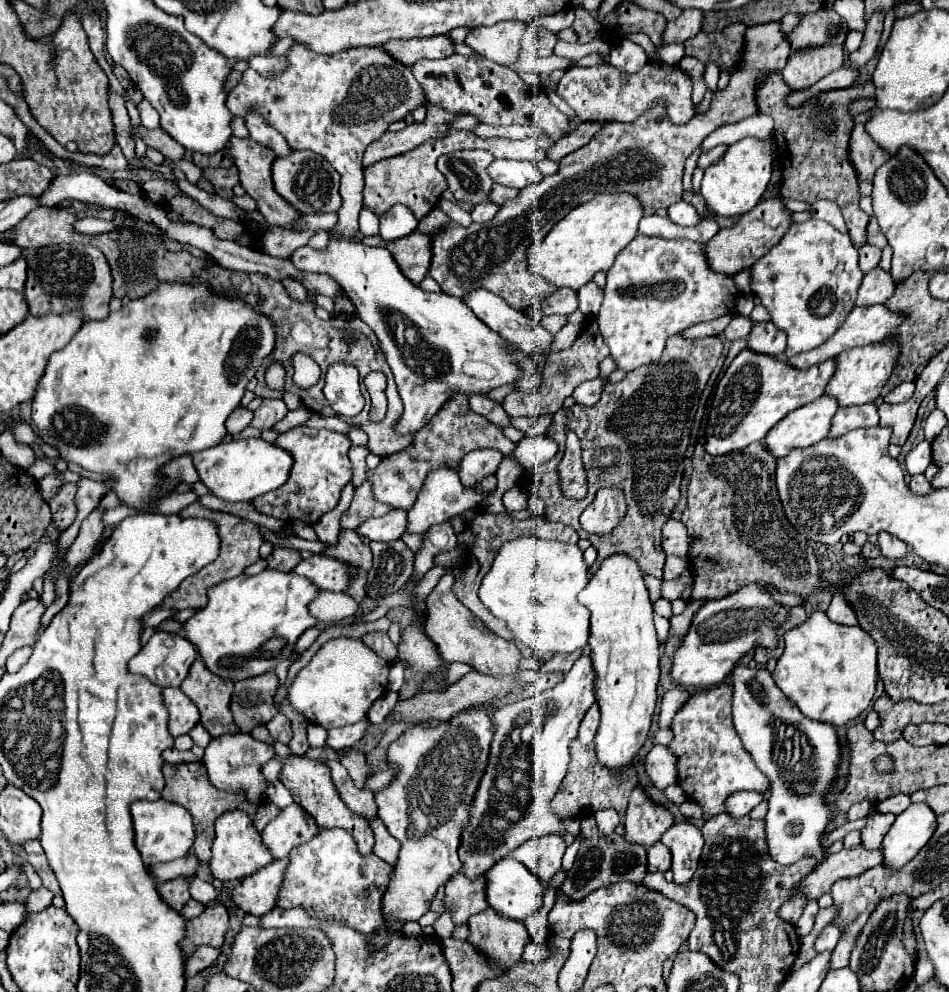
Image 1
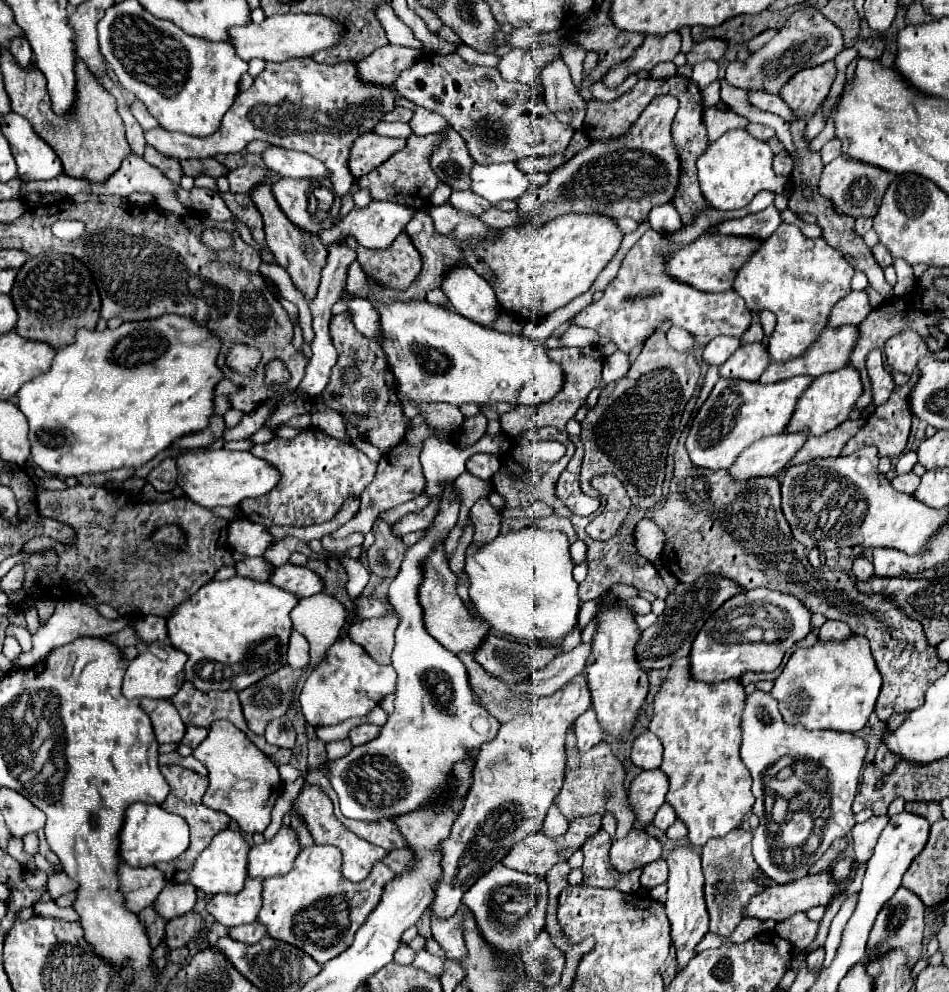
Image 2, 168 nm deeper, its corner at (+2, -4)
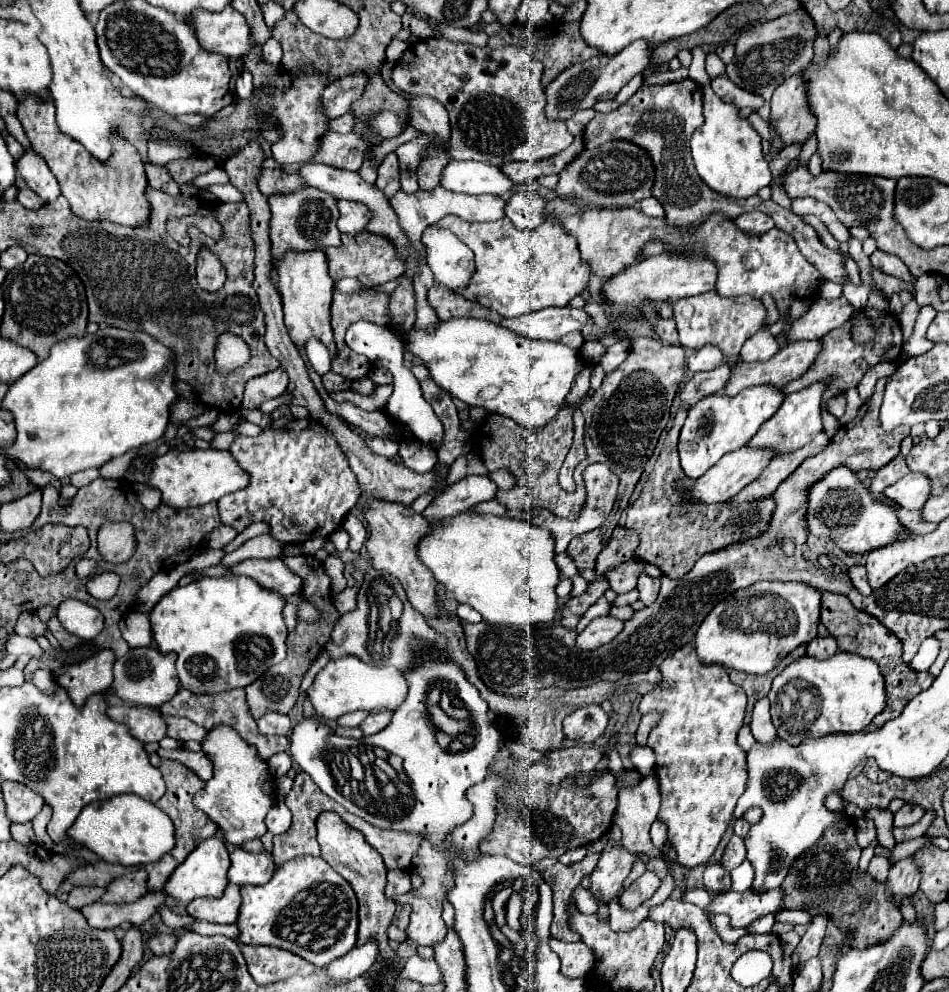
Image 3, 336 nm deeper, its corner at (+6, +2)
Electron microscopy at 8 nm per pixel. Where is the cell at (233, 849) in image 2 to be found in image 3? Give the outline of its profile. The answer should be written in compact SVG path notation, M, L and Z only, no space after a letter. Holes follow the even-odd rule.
M219 836L207 838L175 868L175 874L171 874L163 890L167 896L175 898L181 904L189 904L195 898L219 898L223 896L223 890L227 886L229 866L231 866L231 860L229 860L229 852L223 838Z

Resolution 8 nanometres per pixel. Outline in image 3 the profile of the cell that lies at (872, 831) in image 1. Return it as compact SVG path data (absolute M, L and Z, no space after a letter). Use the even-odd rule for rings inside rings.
M857 820L857 842L861 848L867 848L877 836L877 830L875 830L875 824L871 820Z

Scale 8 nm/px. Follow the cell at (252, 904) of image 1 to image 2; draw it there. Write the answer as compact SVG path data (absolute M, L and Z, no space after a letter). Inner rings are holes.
M249 878L241 892L213 896L207 904L207 912L215 916L217 922L233 928L255 922L259 916L261 900L263 900L263 882Z

